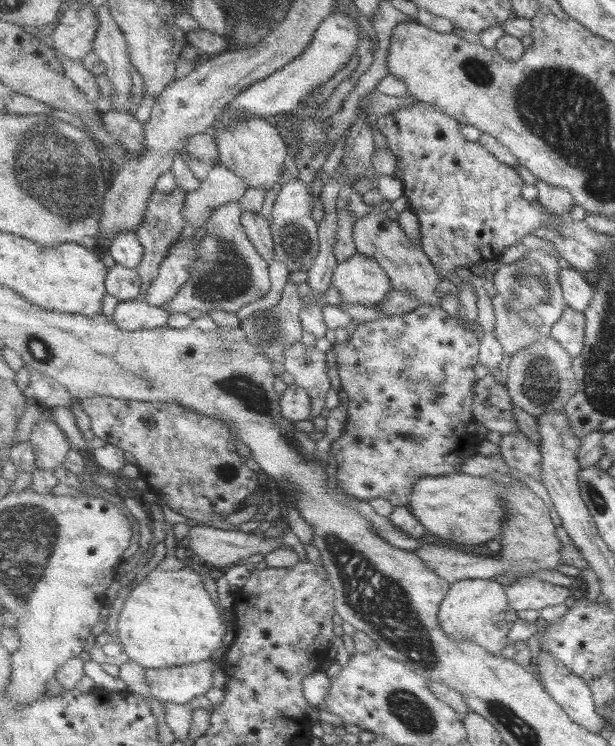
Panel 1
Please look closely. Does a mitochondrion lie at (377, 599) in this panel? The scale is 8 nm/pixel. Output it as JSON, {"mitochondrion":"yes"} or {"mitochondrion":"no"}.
{"mitochondrion":"yes"}

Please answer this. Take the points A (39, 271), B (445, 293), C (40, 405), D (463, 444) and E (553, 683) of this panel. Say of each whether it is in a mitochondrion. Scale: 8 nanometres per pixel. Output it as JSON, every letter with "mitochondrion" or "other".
{"A":"other","B":"other","C":"other","D":"other","E":"other"}

